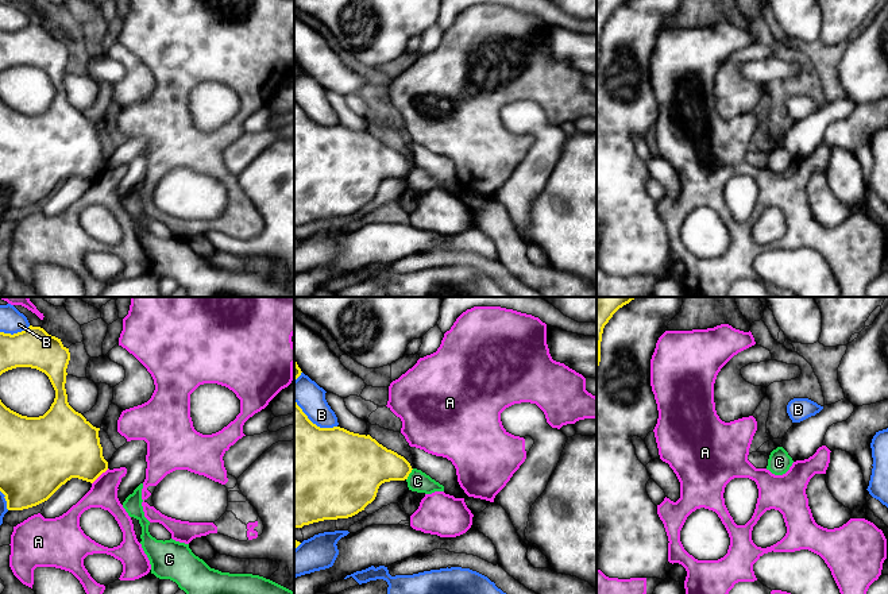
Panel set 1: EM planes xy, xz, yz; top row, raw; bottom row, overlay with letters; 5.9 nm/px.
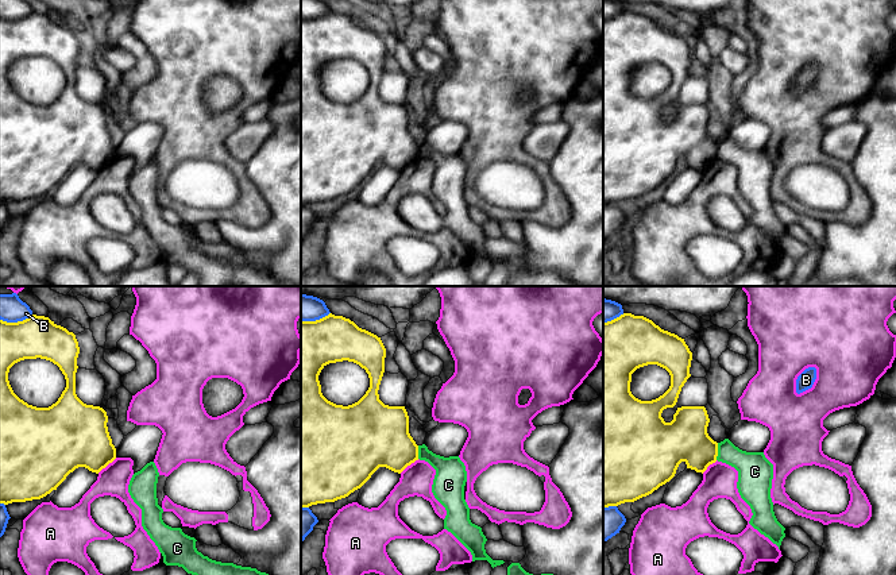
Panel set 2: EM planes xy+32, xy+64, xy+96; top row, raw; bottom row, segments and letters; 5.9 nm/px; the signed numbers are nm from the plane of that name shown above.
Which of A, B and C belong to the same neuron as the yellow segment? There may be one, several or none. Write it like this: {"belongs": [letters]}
{"belongs": []}

